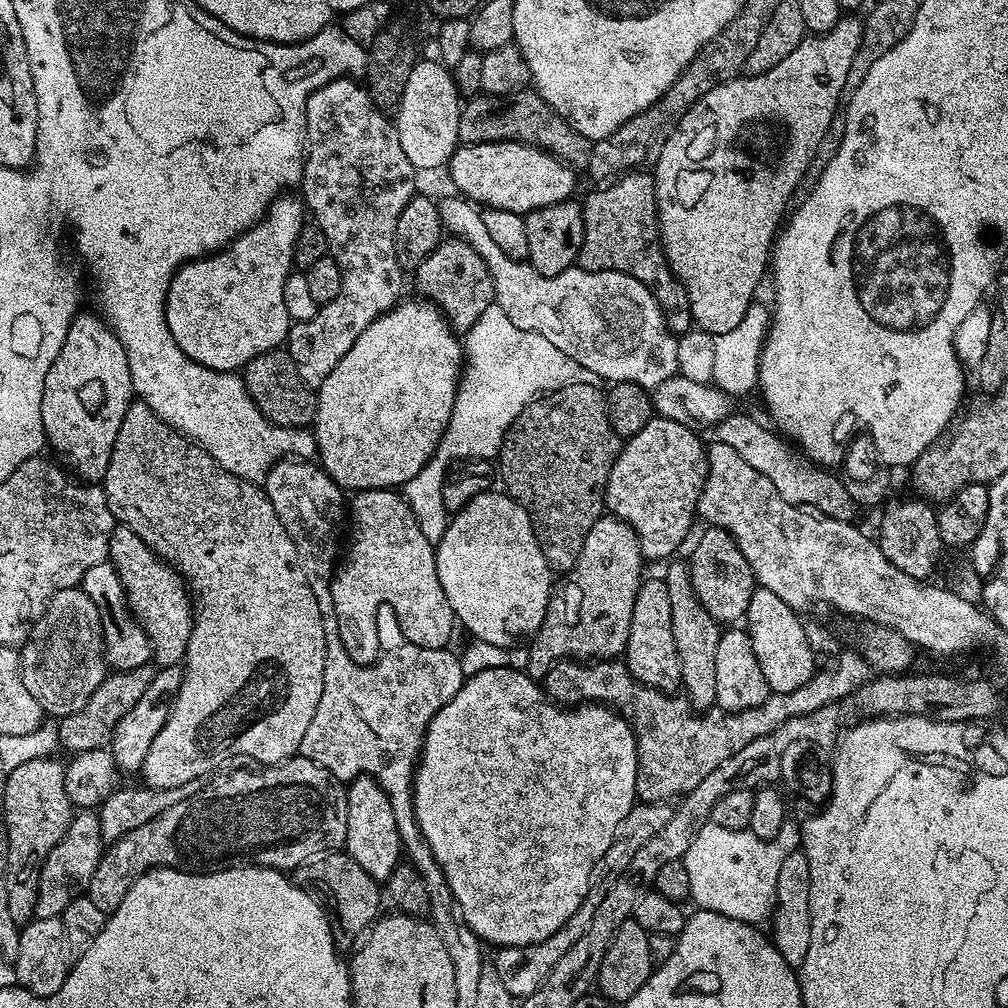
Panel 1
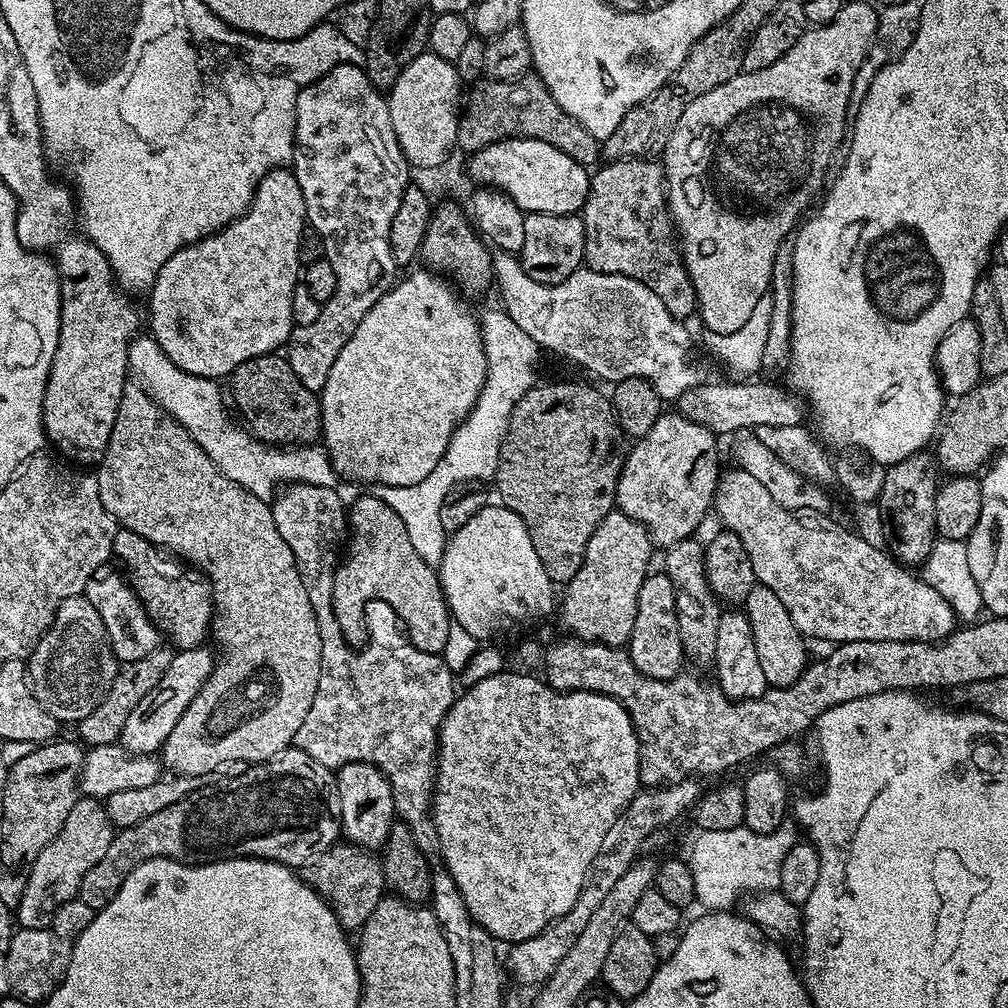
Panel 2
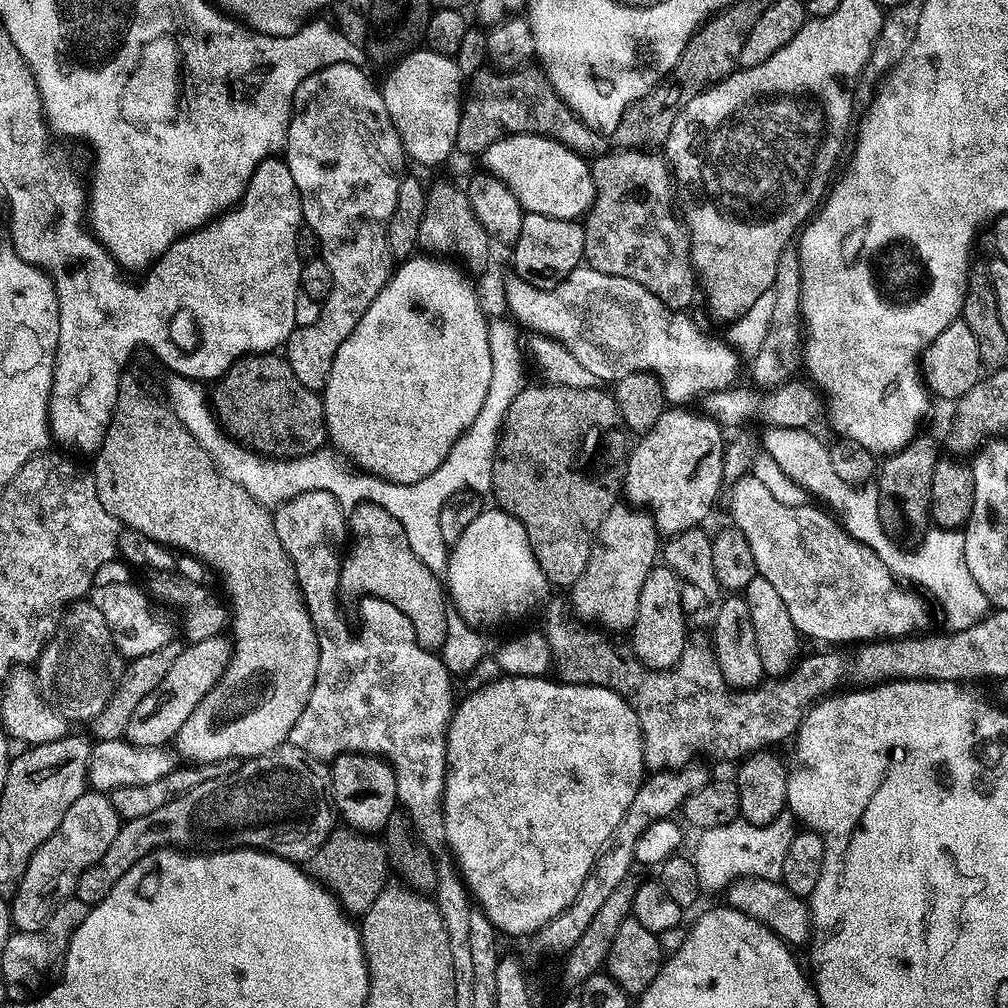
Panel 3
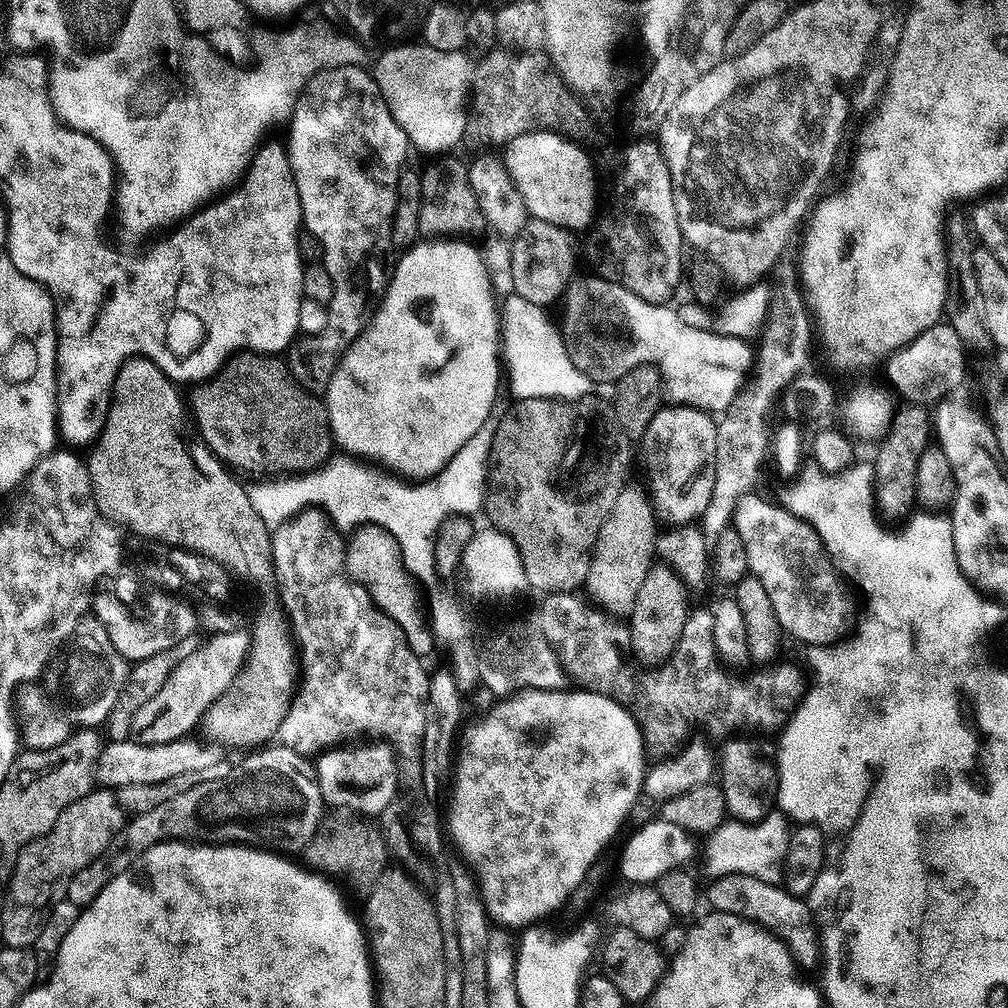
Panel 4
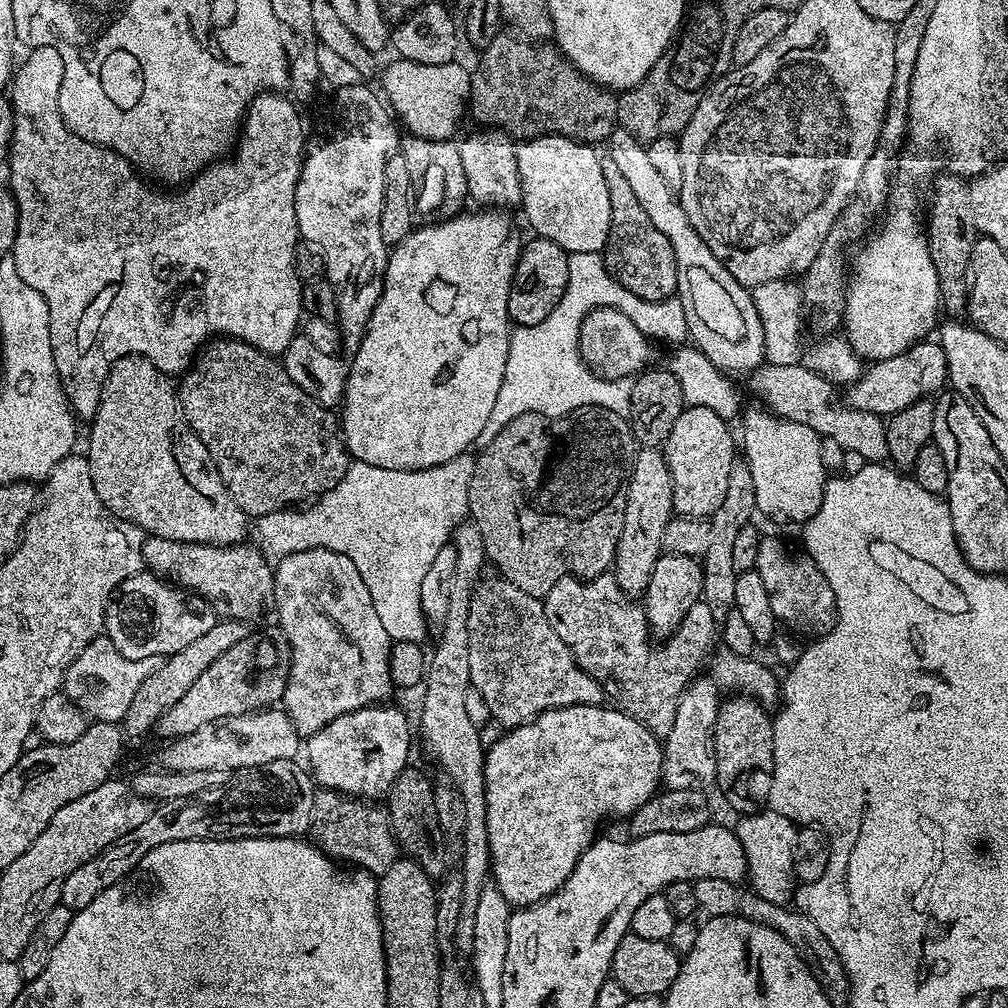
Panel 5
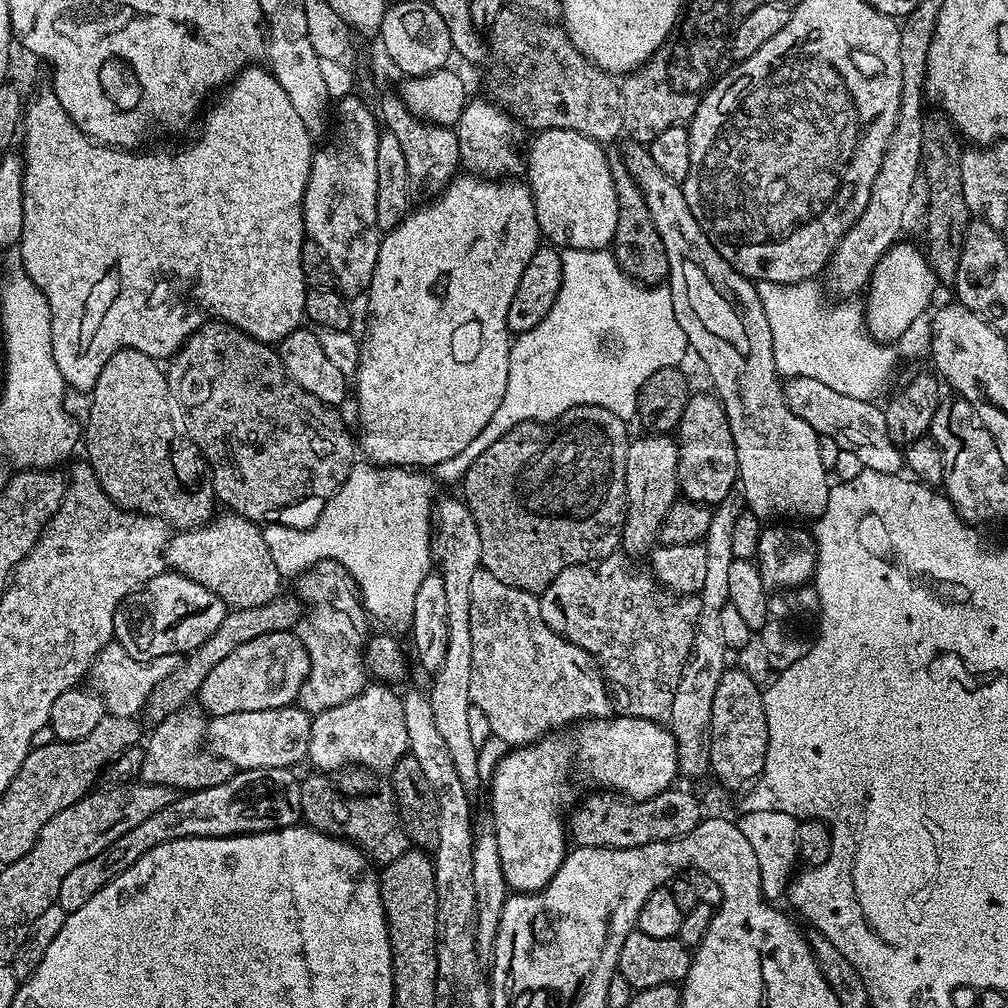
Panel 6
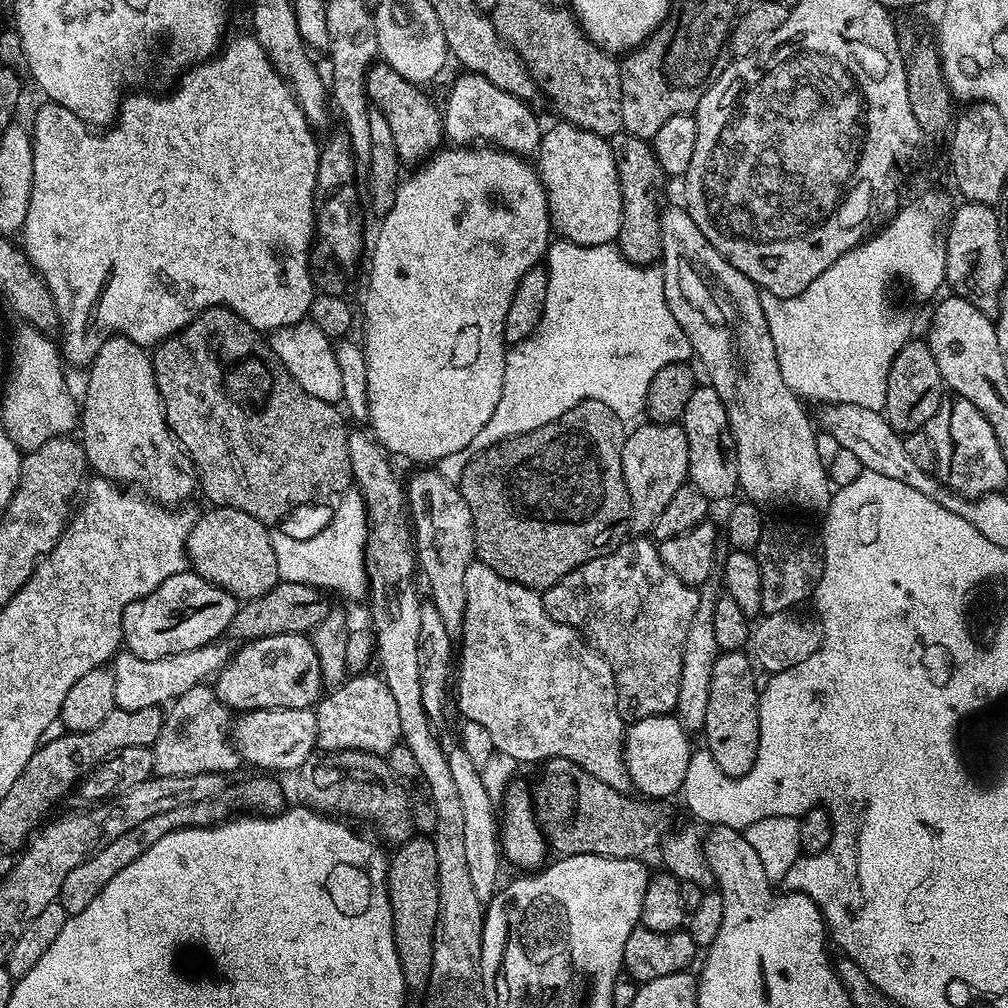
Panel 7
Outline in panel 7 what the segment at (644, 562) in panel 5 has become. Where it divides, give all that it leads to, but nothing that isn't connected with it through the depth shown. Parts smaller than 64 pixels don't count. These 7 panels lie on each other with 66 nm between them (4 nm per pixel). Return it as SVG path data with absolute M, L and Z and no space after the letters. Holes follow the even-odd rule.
M637 423L637 428L633 432L631 429L624 437L622 474L632 507L630 524L640 531L637 533L648 534L658 522L662 510L670 506L670 498L685 487L688 480L688 443L684 428L679 423L643 423Z

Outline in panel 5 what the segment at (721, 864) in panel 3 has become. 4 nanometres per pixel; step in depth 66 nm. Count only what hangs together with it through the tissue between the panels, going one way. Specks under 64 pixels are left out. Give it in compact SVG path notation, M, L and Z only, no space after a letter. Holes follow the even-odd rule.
M771 810L763 811L745 815L742 819L744 821L734 828L748 859L747 875L750 880L752 878L751 887L759 896L775 904L791 905L798 887L794 874L794 842L798 825L795 820L786 818L782 814Z

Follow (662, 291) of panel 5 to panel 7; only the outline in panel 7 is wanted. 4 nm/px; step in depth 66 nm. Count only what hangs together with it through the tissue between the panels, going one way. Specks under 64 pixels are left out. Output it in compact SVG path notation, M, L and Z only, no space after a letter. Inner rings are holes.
M626 131L615 132L607 137L608 145L614 156L620 193L622 194L623 214L620 232L615 243L626 259L639 266L652 266L661 259L662 230L660 229L661 207L656 206L656 191L660 188L662 173L658 158L652 153L651 143L642 137L635 137Z

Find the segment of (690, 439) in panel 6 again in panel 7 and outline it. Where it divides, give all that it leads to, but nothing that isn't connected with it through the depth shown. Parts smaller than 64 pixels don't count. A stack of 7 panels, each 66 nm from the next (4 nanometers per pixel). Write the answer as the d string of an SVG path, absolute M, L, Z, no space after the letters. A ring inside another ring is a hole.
M710 386L697 387L686 402L686 442L688 443L688 480L709 502L728 500L738 492L740 479L736 469L736 457L732 432L728 428L728 415L722 406L722 398Z

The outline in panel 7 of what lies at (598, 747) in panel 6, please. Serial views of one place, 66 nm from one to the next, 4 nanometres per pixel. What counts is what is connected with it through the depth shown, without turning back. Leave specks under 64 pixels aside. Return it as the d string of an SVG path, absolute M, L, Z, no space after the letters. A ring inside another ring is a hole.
M675 715L651 716L629 723L624 742L624 761L632 779L632 788L644 798L672 798L684 787L686 766L694 748L688 745L689 733Z

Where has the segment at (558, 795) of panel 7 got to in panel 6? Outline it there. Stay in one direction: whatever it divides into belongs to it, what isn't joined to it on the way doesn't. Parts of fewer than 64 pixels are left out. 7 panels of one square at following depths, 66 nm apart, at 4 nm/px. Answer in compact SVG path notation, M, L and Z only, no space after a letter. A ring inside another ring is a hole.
M673 786L668 791L658 794L649 800L638 800L629 802L619 795L608 790L596 790L593 796L588 796L576 808L576 813L571 813L567 821L566 828L570 833L570 840L577 848L641 848L654 842L663 840L677 840L690 830L694 830L700 825L702 813L700 804L688 792L683 792L680 786Z

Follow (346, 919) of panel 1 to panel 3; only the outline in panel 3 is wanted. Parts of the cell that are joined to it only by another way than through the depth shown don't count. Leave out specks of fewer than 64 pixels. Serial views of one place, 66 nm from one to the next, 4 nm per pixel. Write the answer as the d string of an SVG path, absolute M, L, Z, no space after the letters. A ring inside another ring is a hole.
M347 826L333 827L319 850L306 862L306 871L317 884L328 889L345 913L363 914L374 906L374 898L389 883L388 855L383 843L371 835Z

